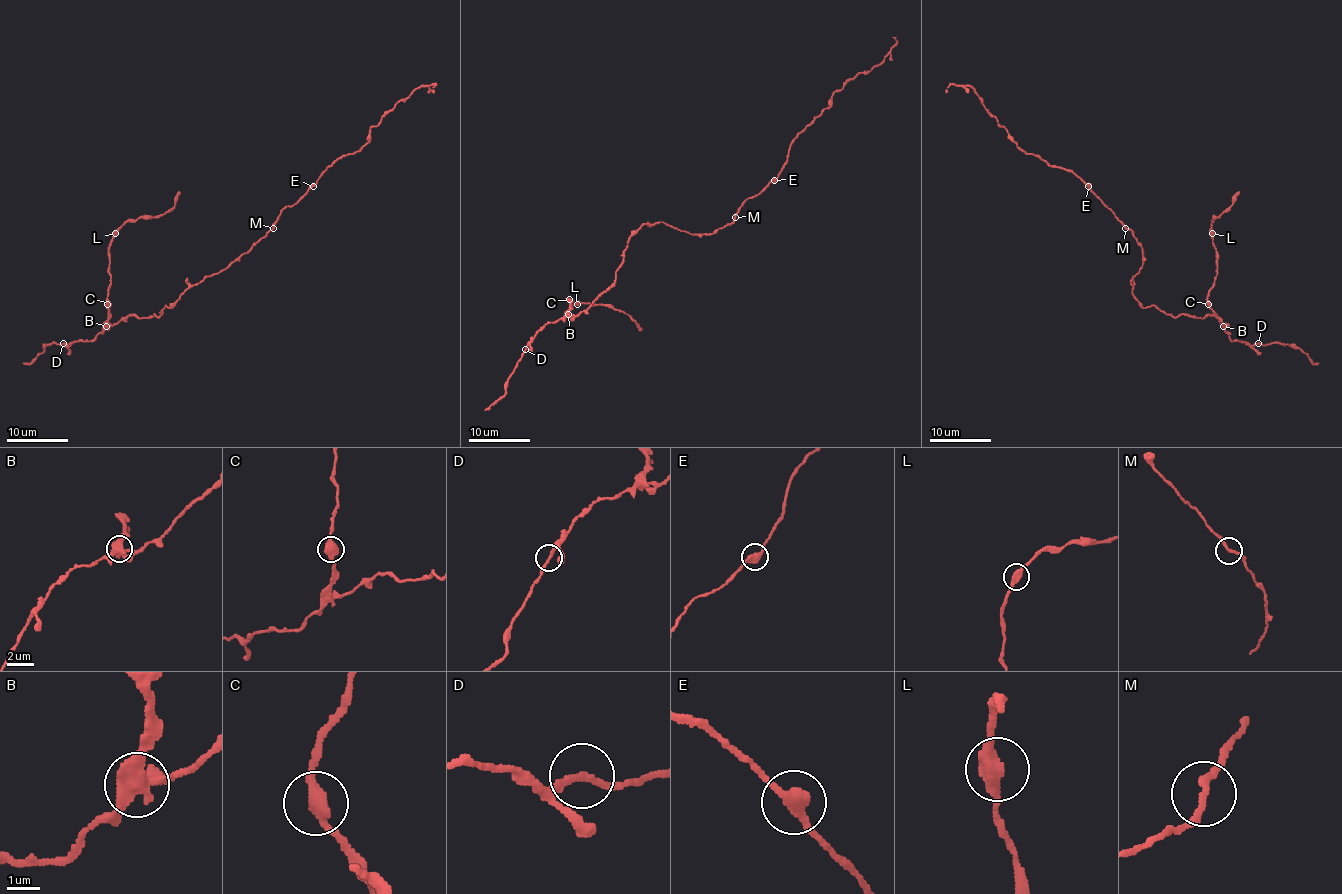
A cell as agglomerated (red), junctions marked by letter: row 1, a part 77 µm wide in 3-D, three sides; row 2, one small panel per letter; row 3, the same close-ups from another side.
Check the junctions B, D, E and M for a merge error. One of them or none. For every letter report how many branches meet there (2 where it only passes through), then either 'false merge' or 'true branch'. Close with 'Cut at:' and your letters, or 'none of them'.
B: branches 3; false merge
D: branches 2; true branch
E: branches 2; true branch
M: branches 2; true branch
Cut at: B

